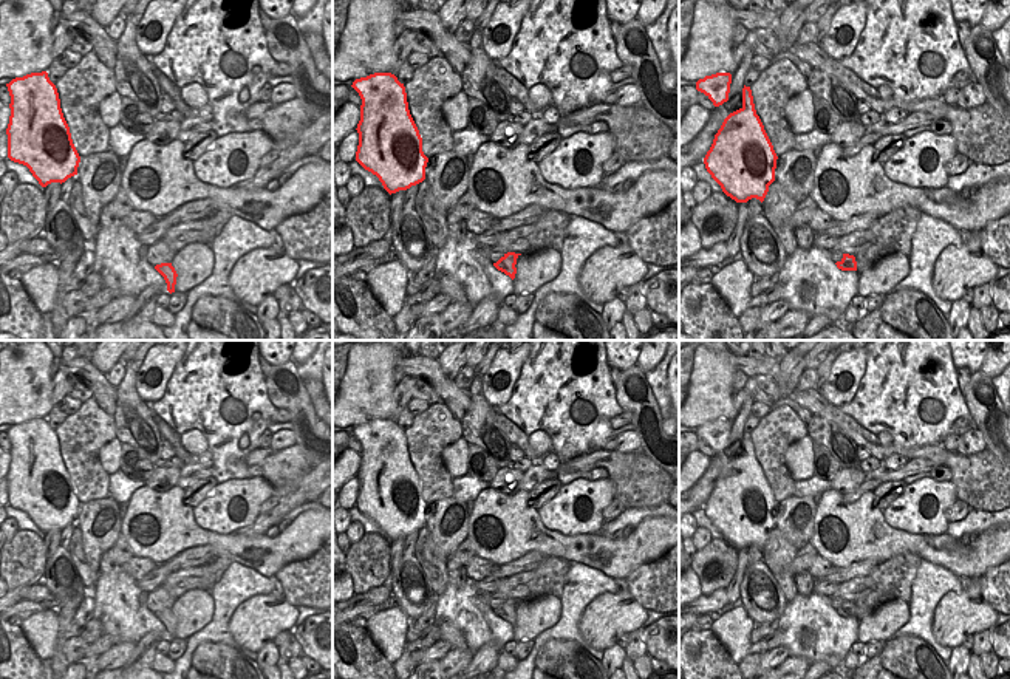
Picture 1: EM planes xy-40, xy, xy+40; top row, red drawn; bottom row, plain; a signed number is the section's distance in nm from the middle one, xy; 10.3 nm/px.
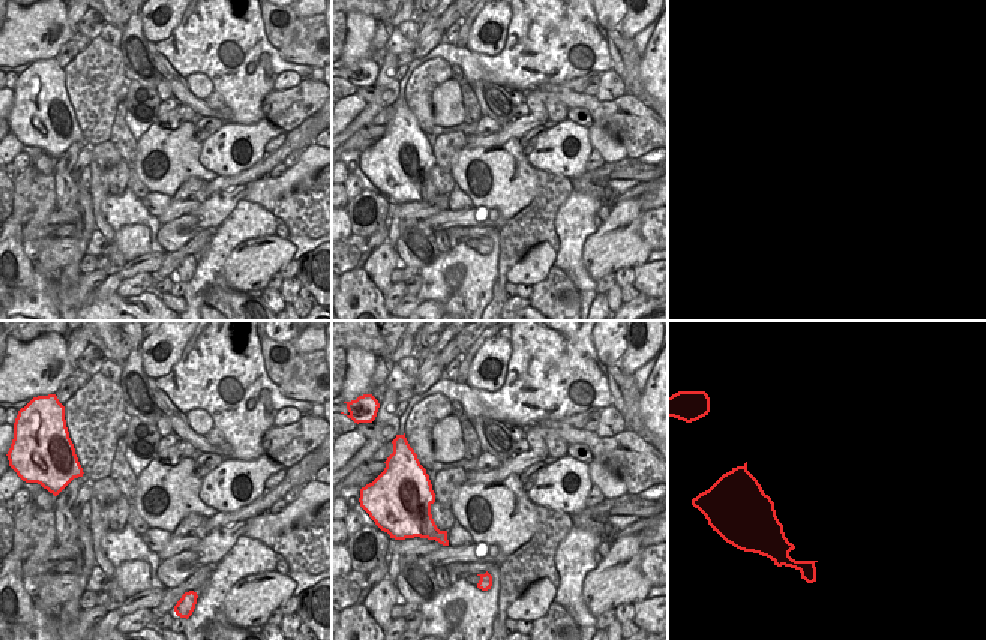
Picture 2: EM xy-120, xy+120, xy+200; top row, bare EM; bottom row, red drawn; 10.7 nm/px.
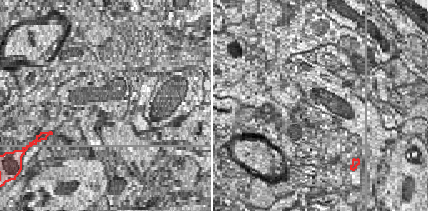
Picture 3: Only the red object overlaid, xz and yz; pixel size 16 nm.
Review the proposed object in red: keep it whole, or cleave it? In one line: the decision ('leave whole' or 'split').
leave whole

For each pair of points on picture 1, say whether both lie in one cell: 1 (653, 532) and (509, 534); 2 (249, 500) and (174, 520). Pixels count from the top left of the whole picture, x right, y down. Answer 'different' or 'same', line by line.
1: same
2: different

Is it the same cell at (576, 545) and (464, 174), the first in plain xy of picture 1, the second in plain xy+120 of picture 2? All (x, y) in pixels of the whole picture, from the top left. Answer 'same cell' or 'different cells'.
same cell

